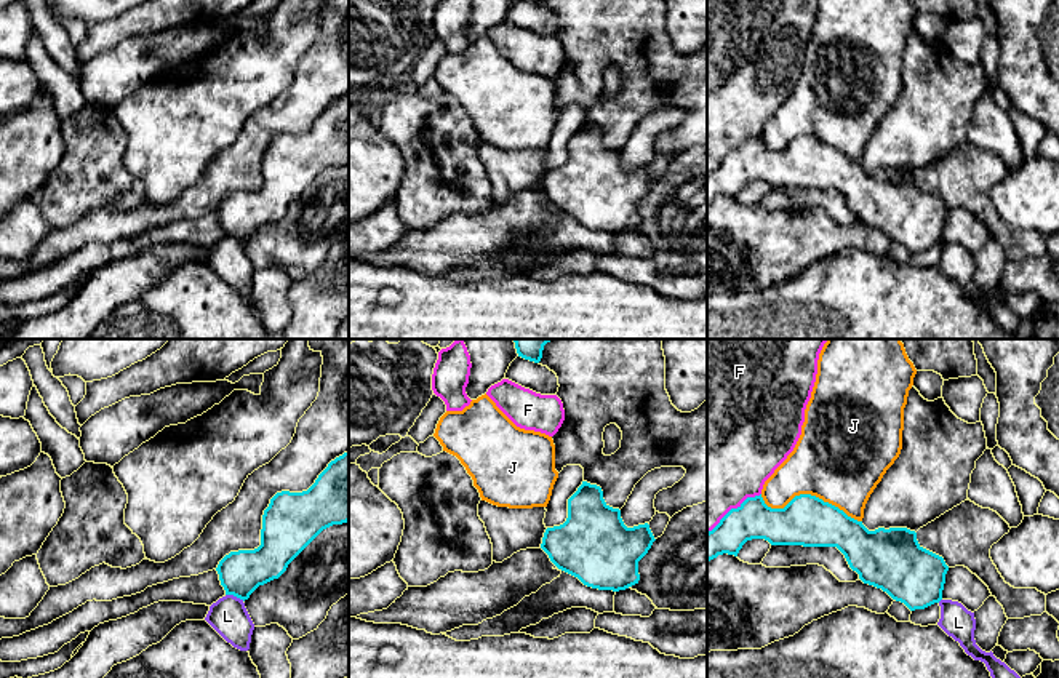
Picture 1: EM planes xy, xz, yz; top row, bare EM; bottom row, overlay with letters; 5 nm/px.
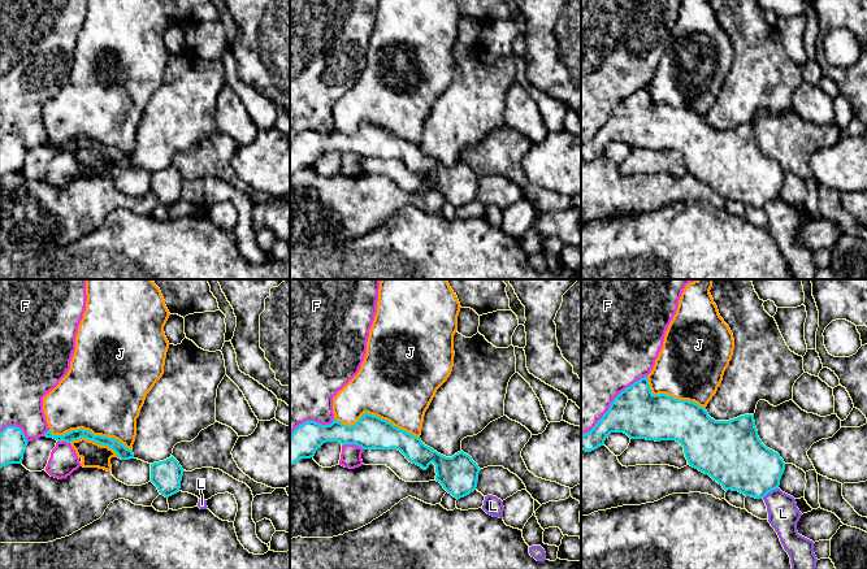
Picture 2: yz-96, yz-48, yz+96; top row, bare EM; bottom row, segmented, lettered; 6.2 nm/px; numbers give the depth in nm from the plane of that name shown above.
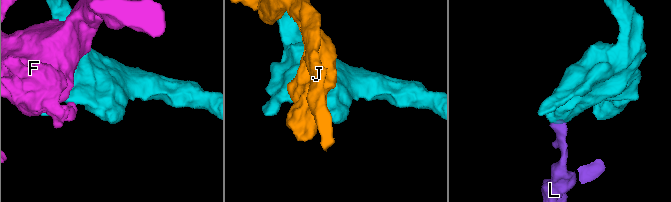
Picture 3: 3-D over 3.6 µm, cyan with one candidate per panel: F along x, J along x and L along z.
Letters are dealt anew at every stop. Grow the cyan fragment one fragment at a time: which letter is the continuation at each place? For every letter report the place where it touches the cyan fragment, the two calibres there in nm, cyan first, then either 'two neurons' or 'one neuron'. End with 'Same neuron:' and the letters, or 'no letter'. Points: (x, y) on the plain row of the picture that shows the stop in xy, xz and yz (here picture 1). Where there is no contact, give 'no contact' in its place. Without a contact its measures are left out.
F: meets cyan in yz at (733, 151); 190 nm thick on the cyan side, 480 nm on the other; two neurons
J: meets cyan in yz at (810, 136); 260 nm thick on the cyan side, 460 nm on the other; two neurons
L: meets cyan in xy at (235, 237); 220 nm thick on the cyan side, 190 nm on the other; two neurons
Same neuron: no letter

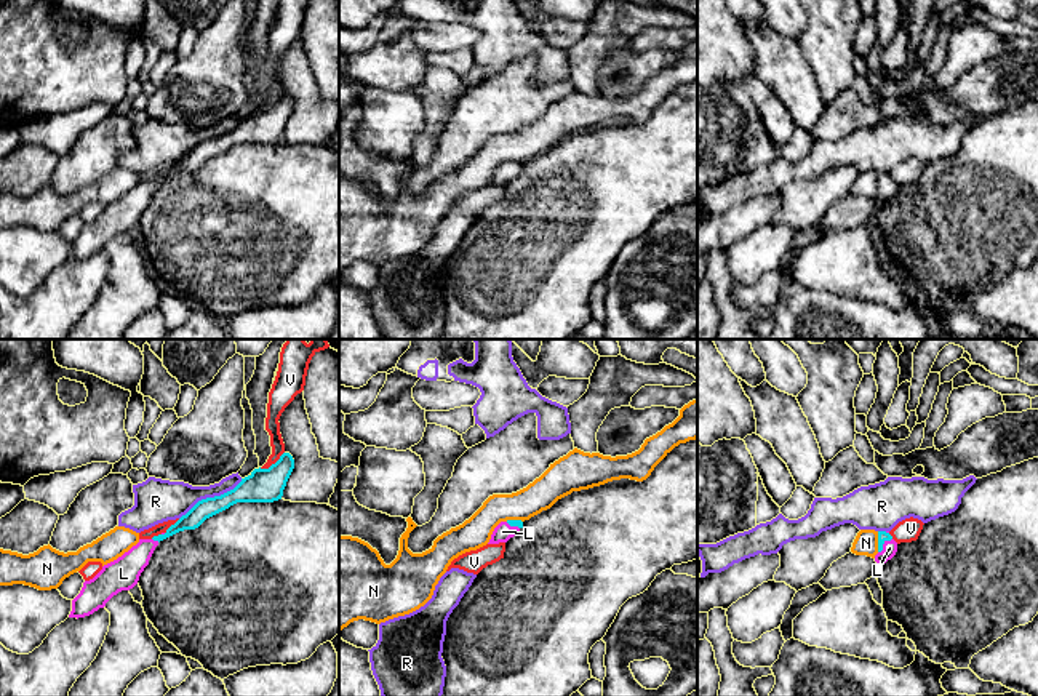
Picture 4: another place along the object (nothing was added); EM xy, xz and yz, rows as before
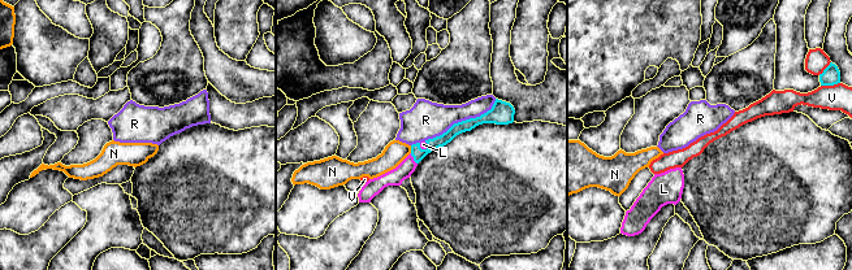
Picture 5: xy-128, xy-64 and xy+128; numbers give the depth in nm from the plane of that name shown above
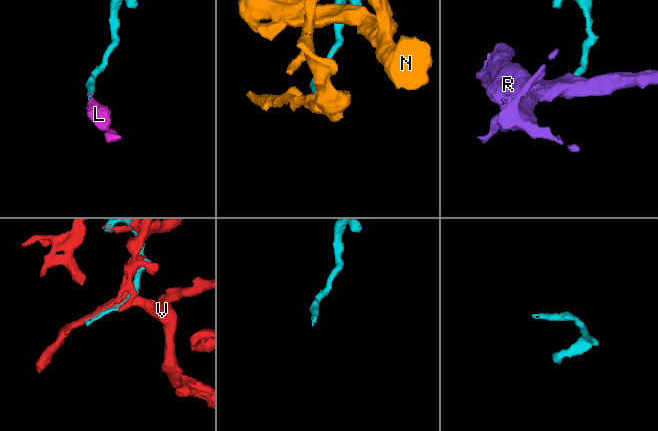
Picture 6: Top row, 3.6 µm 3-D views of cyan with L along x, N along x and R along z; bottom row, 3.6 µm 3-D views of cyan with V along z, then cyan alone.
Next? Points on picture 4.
L: meets cyan in yz at (883, 184); 50 nm thick on the cyan side, 80 nm on the other; one neuron
N: meets cyan in yz at (878, 183); 50 nm thick on the cyan side, 120 nm on the other; two neurons
R: meets cyan in xy at (210, 140); 150 nm thick on the cyan side, 200 nm on the other; two neurons
V: meets cyan in xy at (272, 106); 180 nm thick on the cyan side, 80 nm on the other; two neurons
Same neuron: L

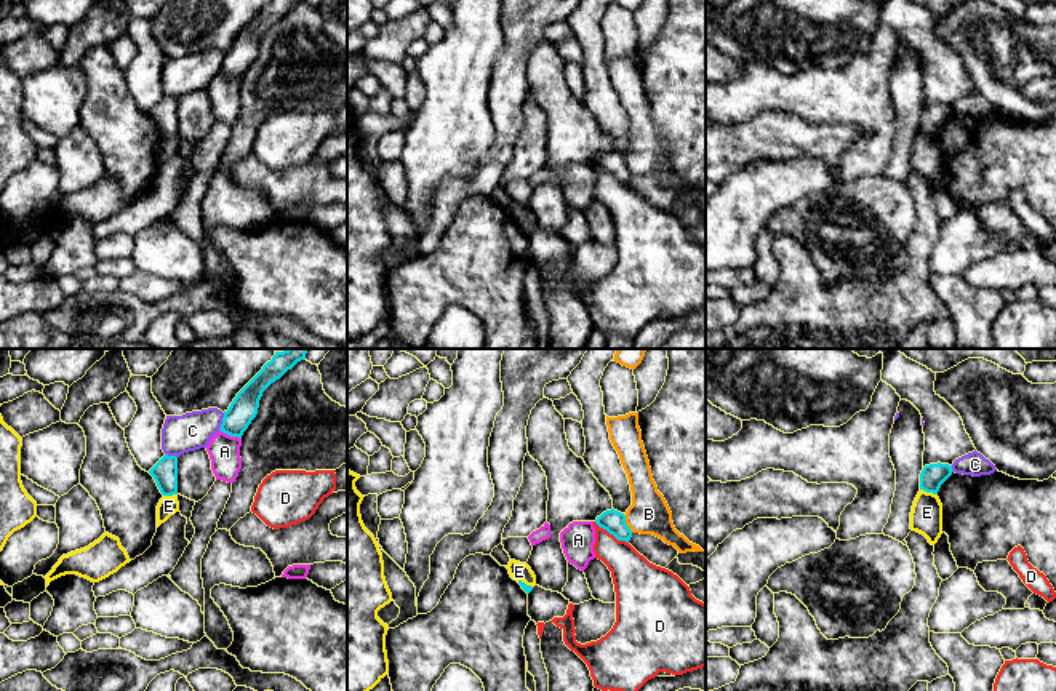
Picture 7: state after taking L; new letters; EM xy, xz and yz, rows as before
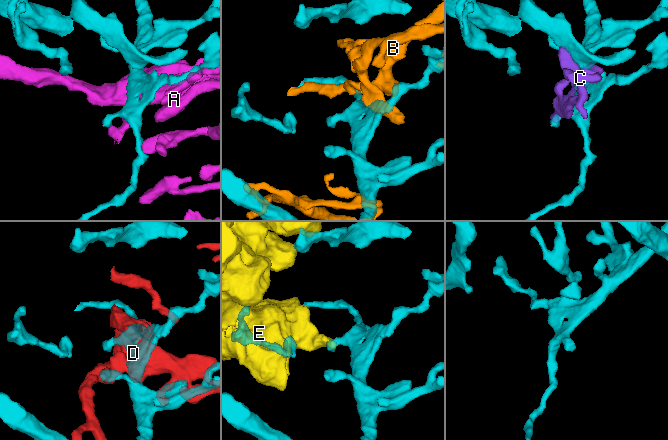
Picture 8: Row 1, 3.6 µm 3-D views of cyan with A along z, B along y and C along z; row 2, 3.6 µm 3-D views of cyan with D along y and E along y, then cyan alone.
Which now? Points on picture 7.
A: meets cyan in xy at (231, 77); 140 nm thick on the cyan side, 160 nm on the other; two neurons
B: meets cyan in xz at (626, 165); 110 nm thick on the cyan side, 200 nm on the other; two neurons
C: meets cyan in xy at (223, 63); 140 nm thick on the cyan side, 190 nm on the other; two neurons
D: meets cyan in xz at (612, 175); 110 nm thick on the cyan side, 220 nm on the other; two neurons
E: meets cyan in yz at (928, 133); 120 nm thick on the cyan side, 160 nm on the other; two neurons
Same neuron: no letter

